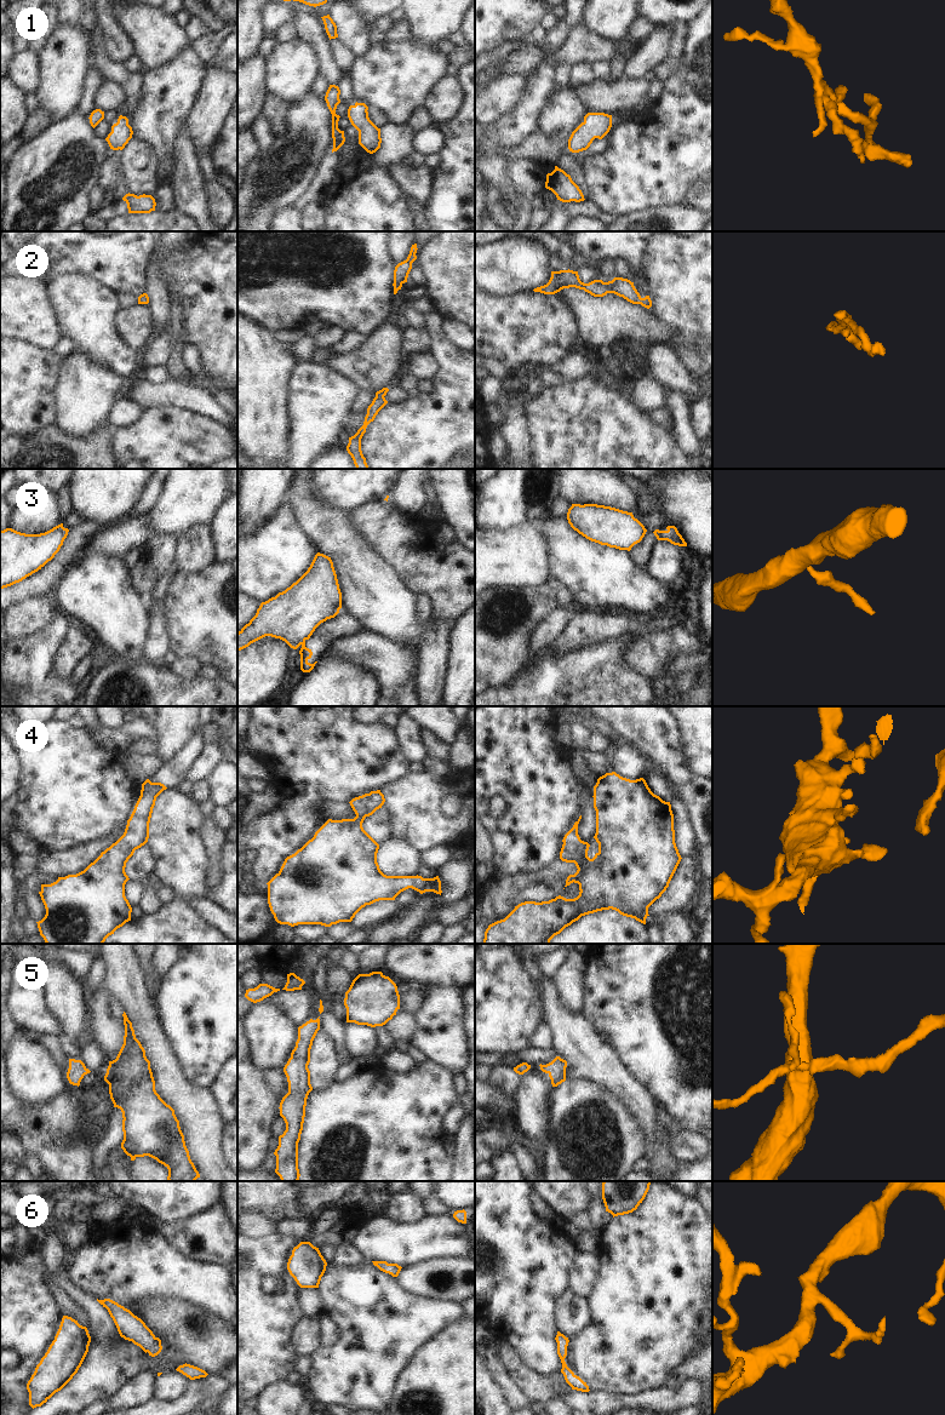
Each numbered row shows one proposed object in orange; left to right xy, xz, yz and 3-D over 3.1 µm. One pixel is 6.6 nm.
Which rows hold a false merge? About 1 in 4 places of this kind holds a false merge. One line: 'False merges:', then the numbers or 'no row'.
False merges: 3

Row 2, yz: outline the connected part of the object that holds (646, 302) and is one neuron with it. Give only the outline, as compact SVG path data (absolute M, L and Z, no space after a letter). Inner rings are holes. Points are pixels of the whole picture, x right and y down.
M569 269L551 271L549 282L544 286L534 288L533 291L544 294L555 294L561 290L569 287L584 290L594 297L603 297L607 293L614 293L632 304L641 304L647 309L652 307L649 296L642 298L635 288L634 282L628 279L614 277L612 281L608 282L603 282L602 280L594 280L589 283L584 283L580 281L578 271L573 271Z

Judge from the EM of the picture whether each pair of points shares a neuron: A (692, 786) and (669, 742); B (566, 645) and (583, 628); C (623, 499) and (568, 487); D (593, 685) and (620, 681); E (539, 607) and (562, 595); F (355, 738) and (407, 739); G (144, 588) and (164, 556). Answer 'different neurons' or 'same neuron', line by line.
A: same neuron
B: same neuron
C: same neuron
D: same neuron
E: same neuron
F: different neurons
G: same neuron

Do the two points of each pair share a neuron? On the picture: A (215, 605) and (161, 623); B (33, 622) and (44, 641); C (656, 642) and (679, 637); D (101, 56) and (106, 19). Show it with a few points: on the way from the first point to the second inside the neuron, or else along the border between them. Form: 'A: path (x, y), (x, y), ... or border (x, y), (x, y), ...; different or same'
A: path (201, 616), (189, 623), (175, 623); same
B: border (57, 609), (50, 623), (24, 636), (12, 639); different
C: path (662, 642), (673, 641); same
D: border (96, 12), (103, 50), (113, 61), (120, 63); different

